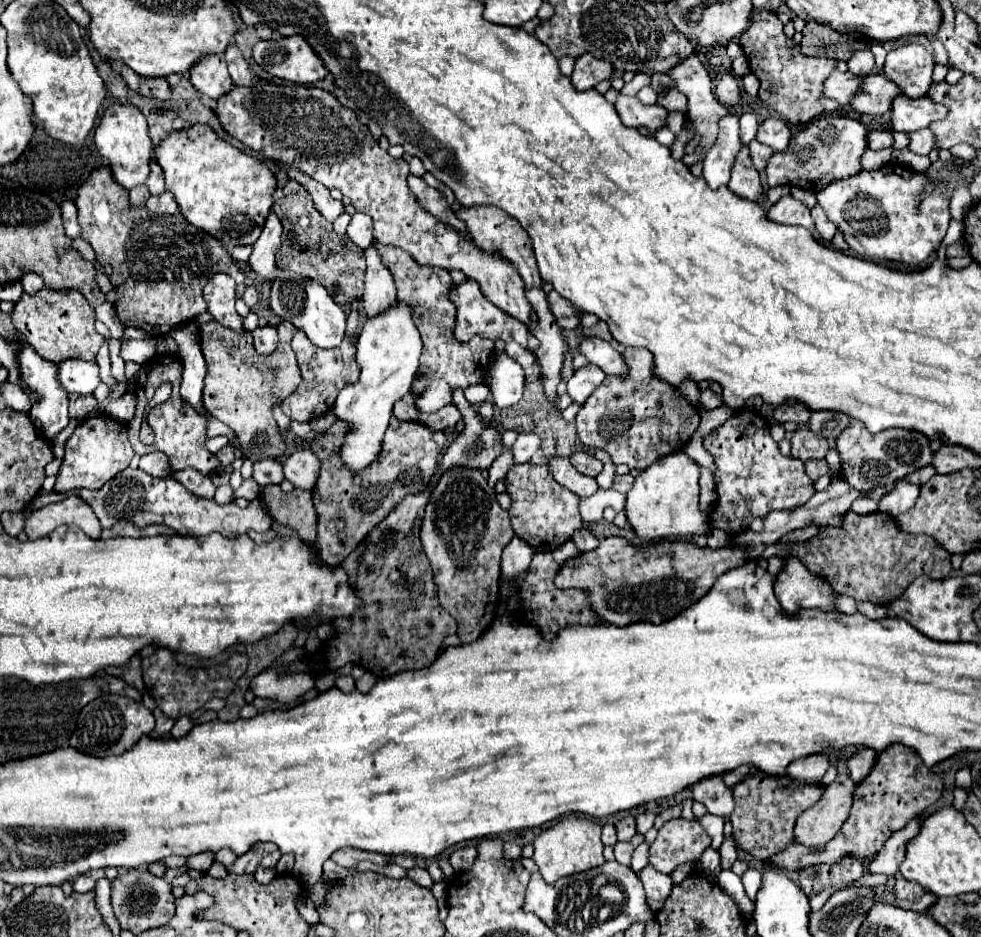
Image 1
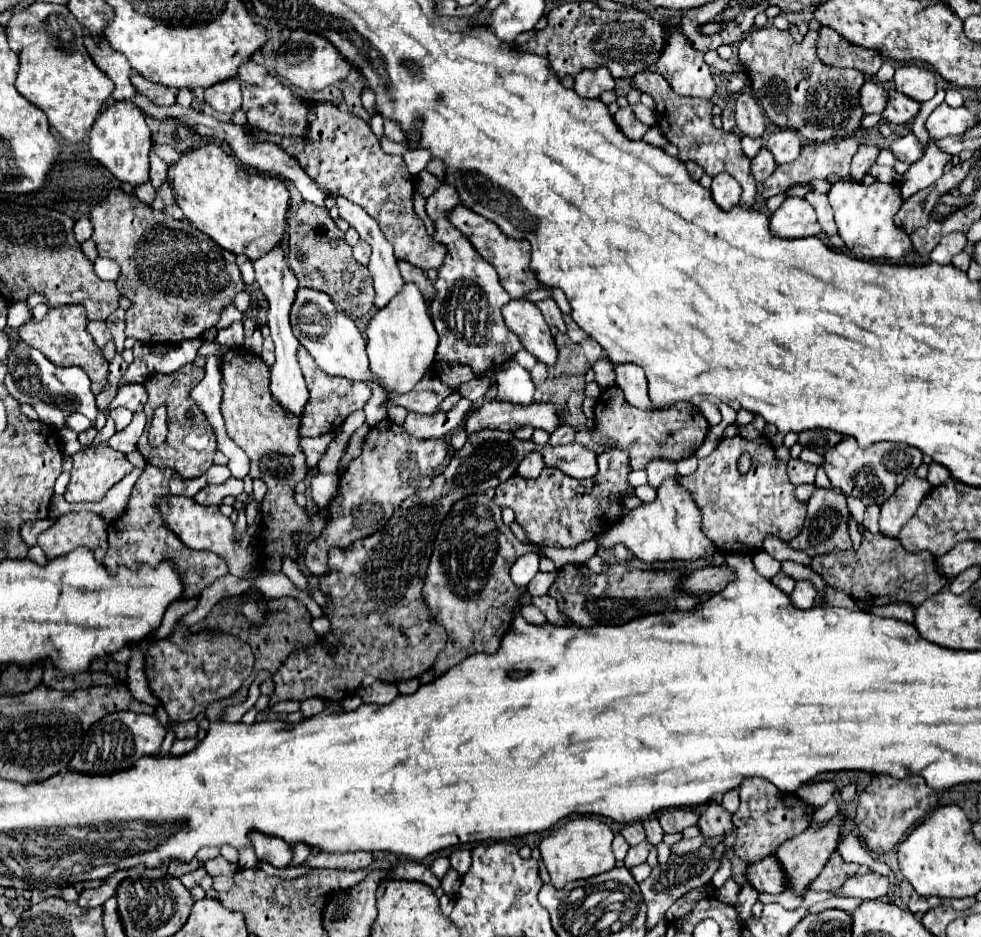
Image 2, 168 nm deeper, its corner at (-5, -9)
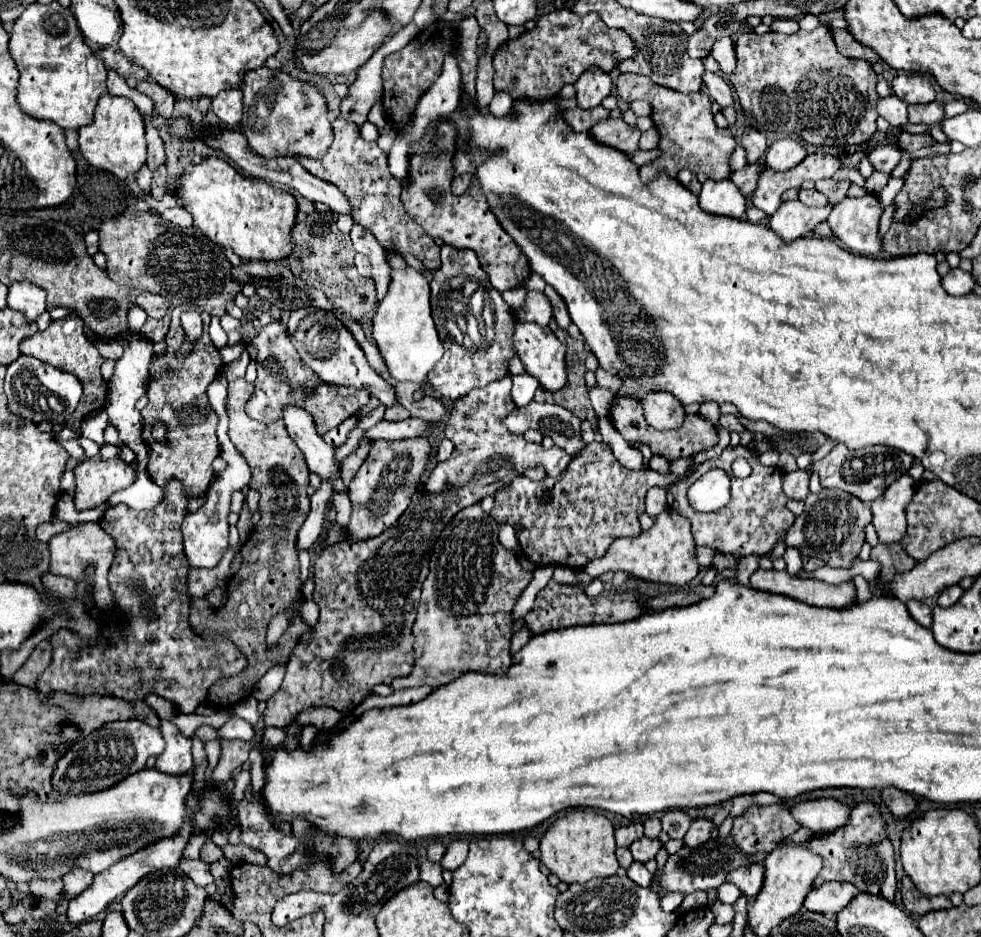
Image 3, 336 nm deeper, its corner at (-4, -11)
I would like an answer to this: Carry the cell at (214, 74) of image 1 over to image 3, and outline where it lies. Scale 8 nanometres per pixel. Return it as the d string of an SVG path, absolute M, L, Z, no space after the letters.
M228 88L226 92L220 92L218 96L214 96L212 110L226 126L236 126L242 118L242 90Z

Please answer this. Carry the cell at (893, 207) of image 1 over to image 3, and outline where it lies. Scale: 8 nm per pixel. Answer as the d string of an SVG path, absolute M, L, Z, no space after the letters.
M866 194L862 198L846 196L842 202L834 204L828 224L838 240L854 254L874 256L882 252L882 236L878 232L882 216L882 204L876 194Z

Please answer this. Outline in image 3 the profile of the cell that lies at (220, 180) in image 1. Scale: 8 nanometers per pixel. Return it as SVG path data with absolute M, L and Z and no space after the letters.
M210 156L210 158L202 160L200 164L196 164L192 168L192 172L186 172L186 174L180 176L180 184L178 184L176 196L178 196L180 204L192 214L194 226L198 230L202 230L216 244L220 244L224 248L232 248L234 254L238 254L246 262L250 262L250 260L280 260L280 258L288 256L290 250L292 250L290 230L292 230L294 218L296 218L296 200L294 200L294 196L290 192L280 190L280 188L274 186L272 202L266 202L266 200L262 200L262 192L264 190L270 190L268 182L250 180L250 178L242 176L226 160Z

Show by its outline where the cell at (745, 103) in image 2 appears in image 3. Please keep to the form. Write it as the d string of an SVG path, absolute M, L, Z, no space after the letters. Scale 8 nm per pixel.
M746 126L740 144L742 144L742 146L746 148L746 152L748 152L748 162L758 162L760 156L764 154L764 150L766 150L766 136L764 136L762 132L758 132L756 128Z

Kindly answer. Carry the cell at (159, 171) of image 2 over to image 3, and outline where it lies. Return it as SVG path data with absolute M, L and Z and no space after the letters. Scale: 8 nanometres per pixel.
M146 120L146 142L148 142L148 162L146 162L146 166L152 172L156 172L164 164L166 156L164 156L164 142L158 136L158 130L156 130L152 120Z

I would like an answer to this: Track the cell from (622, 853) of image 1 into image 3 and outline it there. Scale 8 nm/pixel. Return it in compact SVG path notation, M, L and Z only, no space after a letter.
M642 838L642 840L638 840L638 842L634 842L630 846L630 852L632 852L632 856L634 856L636 862L648 862L648 860L652 860L656 856L656 852L660 850L660 846L662 844L656 838L654 840Z

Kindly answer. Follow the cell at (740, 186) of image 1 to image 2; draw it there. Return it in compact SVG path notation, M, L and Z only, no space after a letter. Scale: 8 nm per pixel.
M643 72L635 74L631 78L631 88L649 94L655 104L657 104L657 118L661 120L661 130L665 138L679 148L679 160L681 162L697 162L709 176L717 176L719 172L731 174L743 188L743 206L751 206L755 202L757 194L757 184L751 176L751 160L743 154L741 150L741 140L735 132L725 132L723 128L715 128L711 118L711 108L713 102L709 98L691 98L691 96L675 96L671 86L667 84L665 78L661 78L655 72Z

